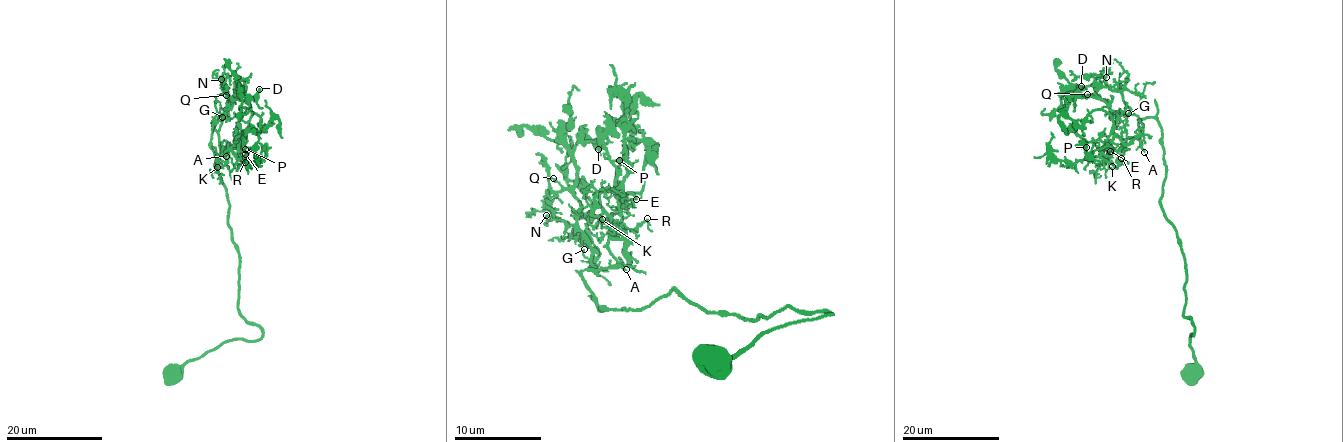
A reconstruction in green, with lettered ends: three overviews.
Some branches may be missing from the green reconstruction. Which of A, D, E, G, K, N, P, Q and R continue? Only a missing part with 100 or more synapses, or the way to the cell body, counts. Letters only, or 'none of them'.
A

